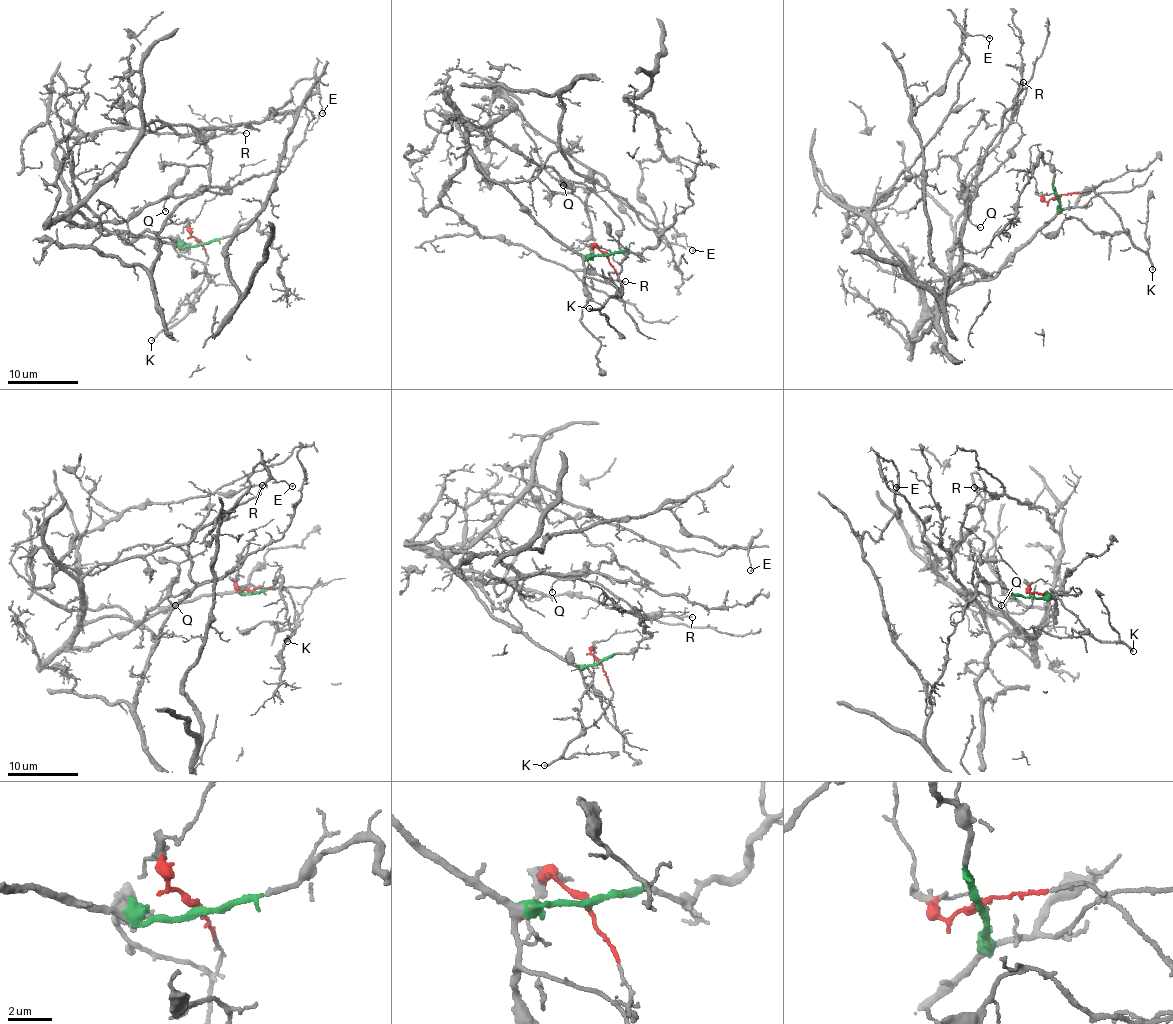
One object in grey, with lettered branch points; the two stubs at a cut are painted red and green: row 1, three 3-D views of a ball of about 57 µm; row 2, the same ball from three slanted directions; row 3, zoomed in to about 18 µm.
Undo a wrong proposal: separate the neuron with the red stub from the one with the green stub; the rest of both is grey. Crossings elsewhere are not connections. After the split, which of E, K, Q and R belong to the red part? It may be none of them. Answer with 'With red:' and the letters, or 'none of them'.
With red: K

